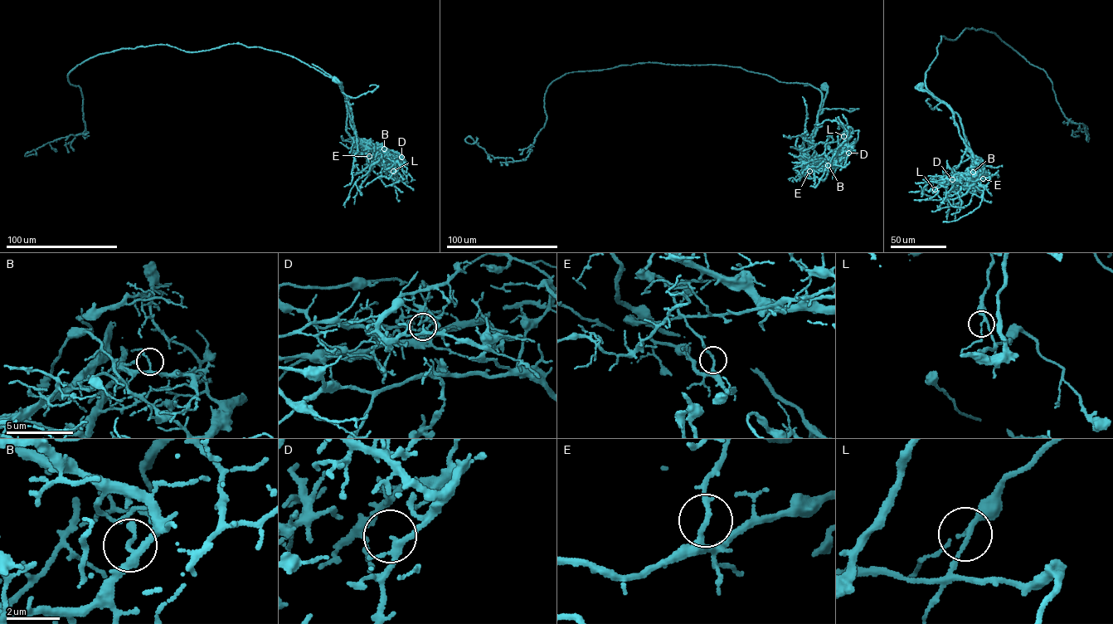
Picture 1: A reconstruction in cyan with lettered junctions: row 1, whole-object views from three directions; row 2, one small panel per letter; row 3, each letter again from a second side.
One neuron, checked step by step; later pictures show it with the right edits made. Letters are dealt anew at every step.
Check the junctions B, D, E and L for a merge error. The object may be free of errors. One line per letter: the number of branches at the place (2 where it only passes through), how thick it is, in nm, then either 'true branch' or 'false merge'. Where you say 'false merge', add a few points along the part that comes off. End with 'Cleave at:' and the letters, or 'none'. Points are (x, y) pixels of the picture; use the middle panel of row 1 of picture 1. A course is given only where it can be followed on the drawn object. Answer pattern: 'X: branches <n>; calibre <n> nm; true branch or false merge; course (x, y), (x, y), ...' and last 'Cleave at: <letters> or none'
B: branches 3; calibre 150 nm; true branch
D: branches 3; calibre 180 nm; true branch
E: branches 3; calibre 170 nm; false merge; course (809, 172), (814, 161), (818, 161), (811, 159), (807, 153), (818, 111), (850, 109)
L: branches 3; calibre 170 nm; true branch
Cleave at: E

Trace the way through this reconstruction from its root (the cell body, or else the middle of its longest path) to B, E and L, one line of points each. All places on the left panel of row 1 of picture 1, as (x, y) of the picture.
B: (335, 80), (342, 83), (356, 137), (376, 148), (384, 148)
E: (335, 80), (342, 83), (356, 137), (361, 141), (360, 146), (363, 146), (369, 156)
L: (335, 80), (342, 83), (356, 137), (395, 158), (391, 158), (395, 162), (393, 171)

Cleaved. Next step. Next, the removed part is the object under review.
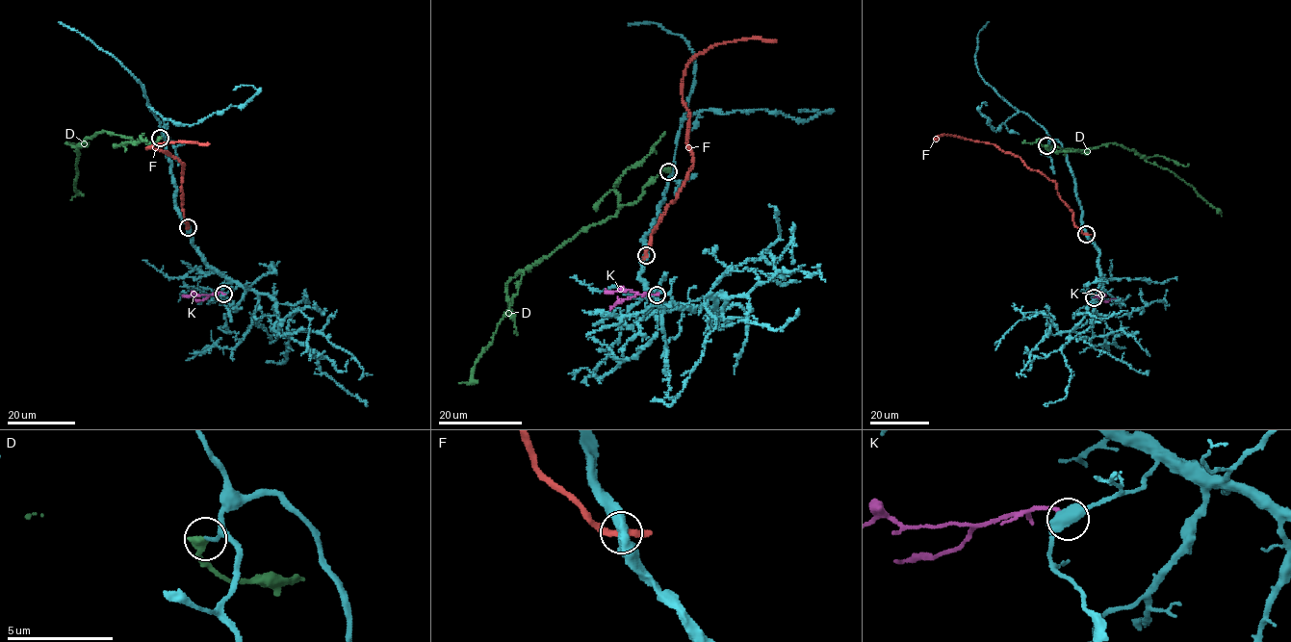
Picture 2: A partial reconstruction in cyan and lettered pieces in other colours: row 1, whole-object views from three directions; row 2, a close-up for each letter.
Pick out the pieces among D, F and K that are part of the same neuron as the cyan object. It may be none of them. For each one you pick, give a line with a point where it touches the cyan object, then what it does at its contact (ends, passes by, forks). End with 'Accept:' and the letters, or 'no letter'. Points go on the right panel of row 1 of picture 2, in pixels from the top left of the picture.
D: contact (1046, 145); it ends
Accept: D

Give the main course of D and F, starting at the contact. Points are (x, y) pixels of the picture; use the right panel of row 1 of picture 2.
D: (1047, 145), (1050, 151), (1069, 151), (1114, 142), (1132, 150), (1190, 185), (1222, 216)
F: (1086, 234), (1074, 224), (1056, 184), (1019, 157), (994, 144), (951, 134), (934, 140)

